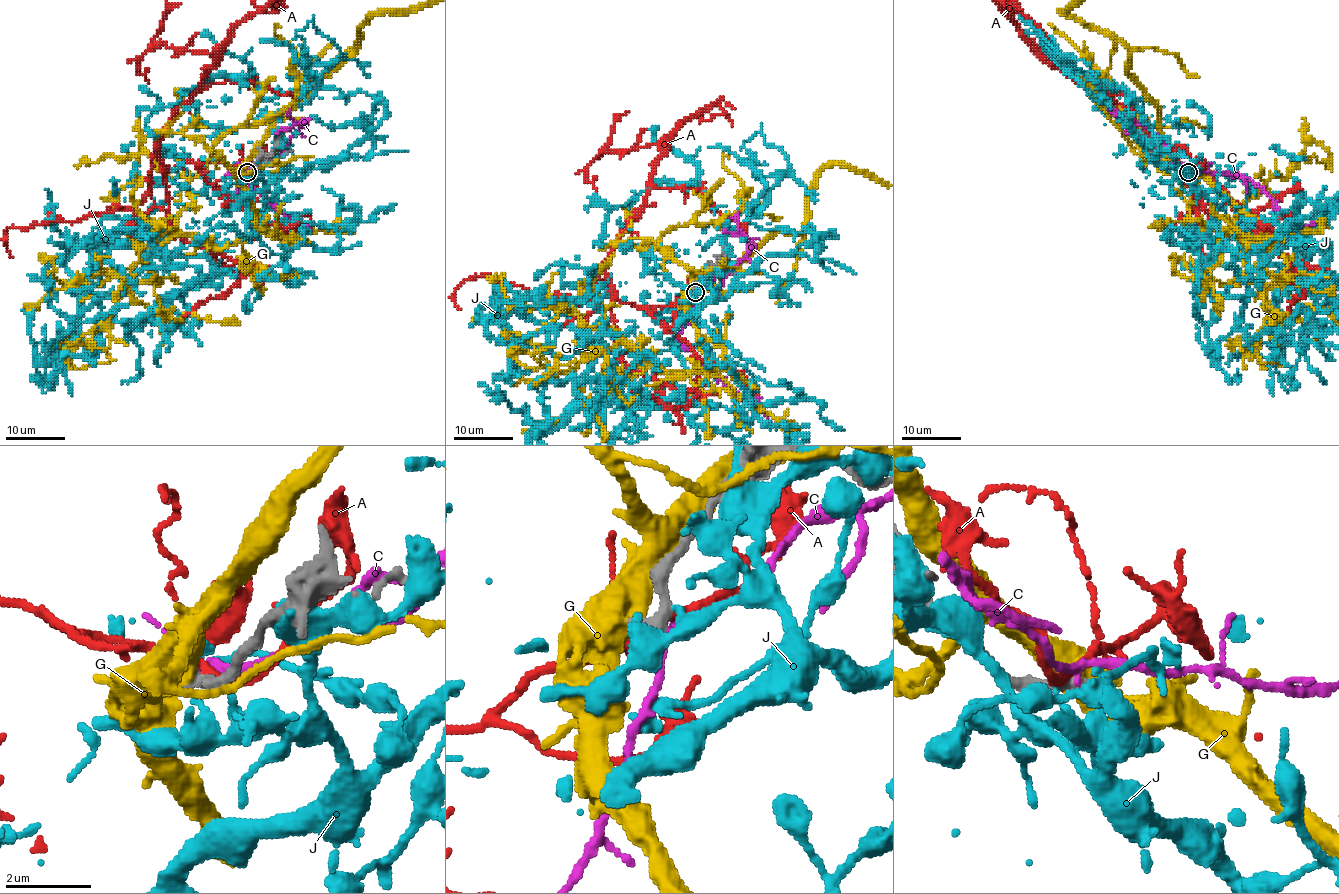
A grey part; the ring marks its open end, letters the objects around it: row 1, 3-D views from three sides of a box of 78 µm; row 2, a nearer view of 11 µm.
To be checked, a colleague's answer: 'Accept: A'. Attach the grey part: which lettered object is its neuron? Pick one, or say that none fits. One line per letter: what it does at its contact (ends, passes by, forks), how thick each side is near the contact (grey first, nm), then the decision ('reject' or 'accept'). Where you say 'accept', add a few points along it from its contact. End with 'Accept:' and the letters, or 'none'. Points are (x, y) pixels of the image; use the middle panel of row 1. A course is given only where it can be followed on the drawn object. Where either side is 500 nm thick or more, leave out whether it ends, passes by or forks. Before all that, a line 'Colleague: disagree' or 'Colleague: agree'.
Colleague: disagree
A: it passes by; 380 nm thick on the grey side, 190 nm on the other; reject
C: it passes by; 340 nm thick on the grey side, 160 nm on the other; reject
G: 320 nm thick on the grey side, 800 nm on the other; reject
J: it ends there; 420 nm thick on the grey side, 170 nm on the other; reject
Accept: none

